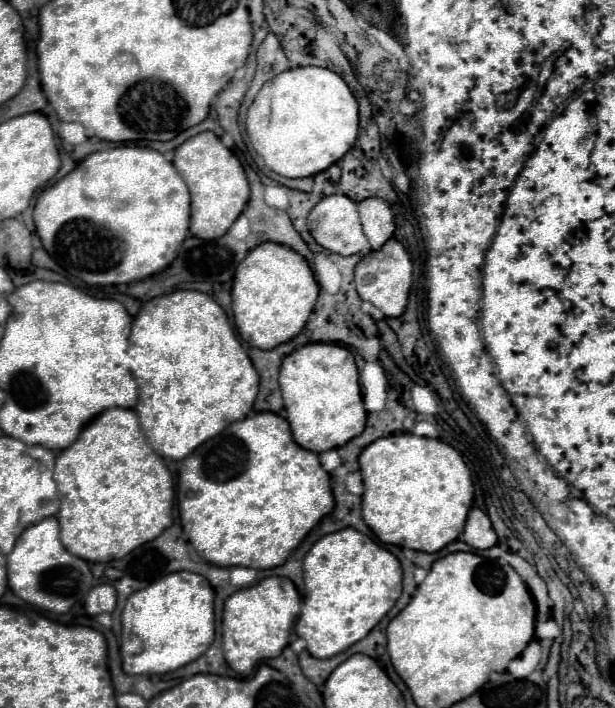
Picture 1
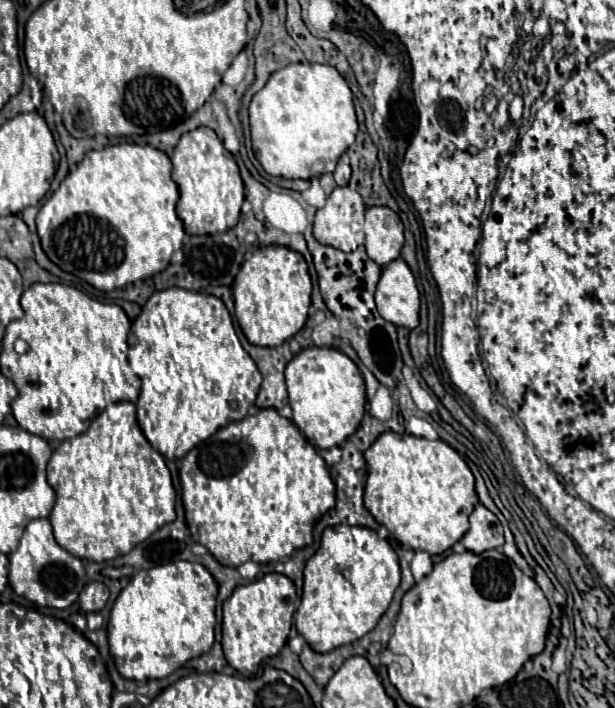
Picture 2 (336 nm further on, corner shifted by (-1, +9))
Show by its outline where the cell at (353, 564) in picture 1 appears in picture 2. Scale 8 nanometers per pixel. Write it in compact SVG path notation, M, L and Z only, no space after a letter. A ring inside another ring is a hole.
M344 524L330 526L322 534L322 544L318 552L306 562L304 568L304 592L294 618L298 634L304 636L304 640L310 644L314 652L322 654L344 644L350 644L368 634L376 626L380 616L388 610L388 604L392 602L398 584L400 584L398 558L386 540L382 540L374 530L364 526L344 526Z

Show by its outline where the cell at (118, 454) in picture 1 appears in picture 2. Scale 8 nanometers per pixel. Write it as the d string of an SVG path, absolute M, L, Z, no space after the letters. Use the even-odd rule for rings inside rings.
M132 402L110 404L84 434L64 440L48 462L48 484L56 492L56 504L50 512L54 538L64 550L82 560L104 562L128 554L136 544L144 542L150 534L176 518L176 492L170 480L170 470L164 456L160 456L142 434Z

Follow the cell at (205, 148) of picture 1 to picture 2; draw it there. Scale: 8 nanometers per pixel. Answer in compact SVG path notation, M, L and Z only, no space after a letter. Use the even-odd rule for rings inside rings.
M210 128L186 132L176 144L170 160L172 180L180 192L176 214L182 220L186 234L218 234L234 228L244 202L244 184L234 156L224 148L216 132Z

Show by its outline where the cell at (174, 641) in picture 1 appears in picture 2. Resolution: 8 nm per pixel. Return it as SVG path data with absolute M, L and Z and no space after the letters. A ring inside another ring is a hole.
M178 560L148 570L140 570L130 580L130 584L118 594L108 620L110 656L114 658L120 676L136 682L150 678L160 680L170 676L190 658L206 654L214 644L216 594L218 594L218 584L202 564Z

